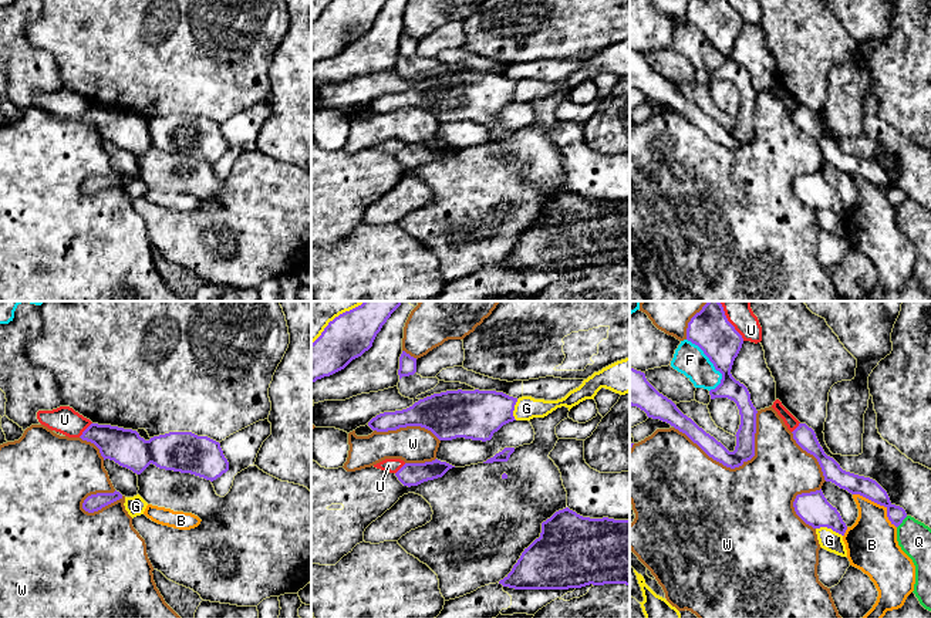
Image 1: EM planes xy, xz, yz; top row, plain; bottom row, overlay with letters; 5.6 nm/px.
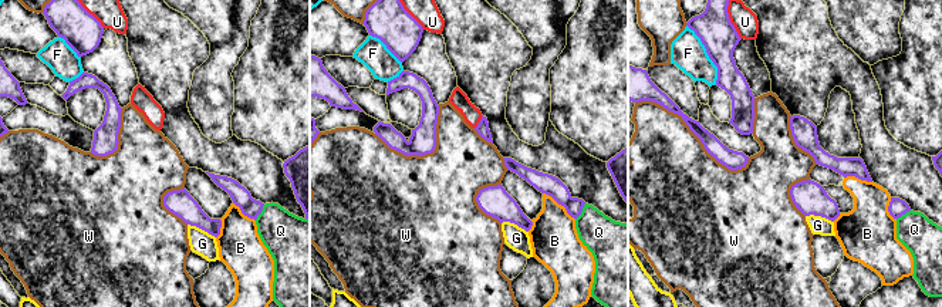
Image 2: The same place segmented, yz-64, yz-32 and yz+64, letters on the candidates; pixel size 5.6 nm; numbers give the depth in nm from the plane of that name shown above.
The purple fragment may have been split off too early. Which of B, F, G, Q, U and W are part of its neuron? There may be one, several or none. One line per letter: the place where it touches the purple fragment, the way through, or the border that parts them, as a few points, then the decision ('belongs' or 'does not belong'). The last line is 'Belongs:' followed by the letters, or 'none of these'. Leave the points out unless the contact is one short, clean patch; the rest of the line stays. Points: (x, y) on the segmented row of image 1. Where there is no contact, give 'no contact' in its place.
B: meets purple in yz at (879, 503); does not belong
F: meets purple in yz at (711, 361); does not belong
G: meets purple in yz at (829, 527); does not belong
Q: meets purple in yz at (901, 522); does not belong
U: meets purple in xy at (85, 429); border along xy (91, 422), (78, 436); does not belong
W: meets purple in yz at (715, 459); does not belong
Belongs: none of these

